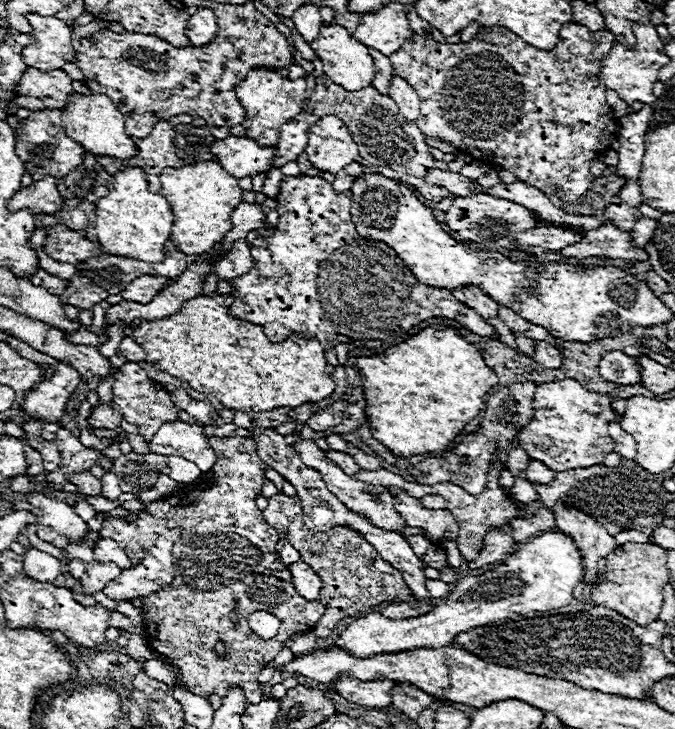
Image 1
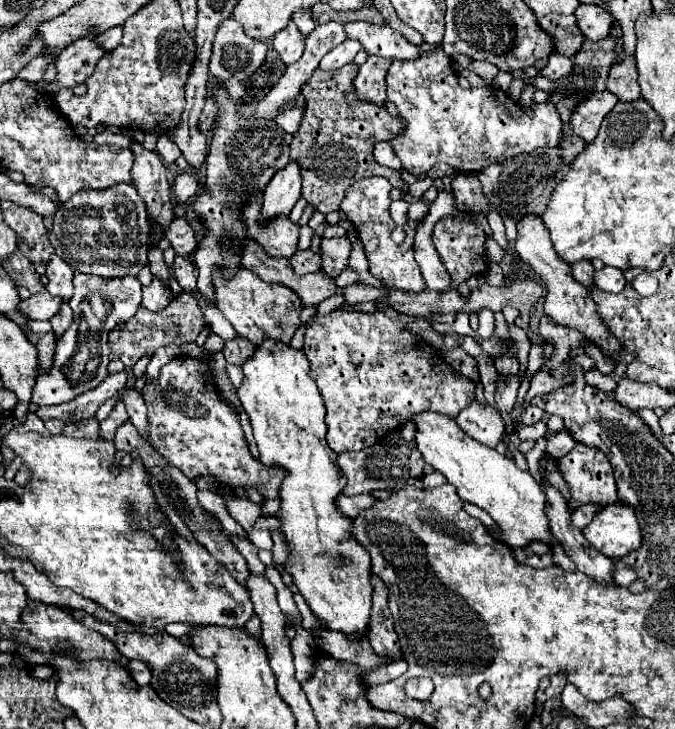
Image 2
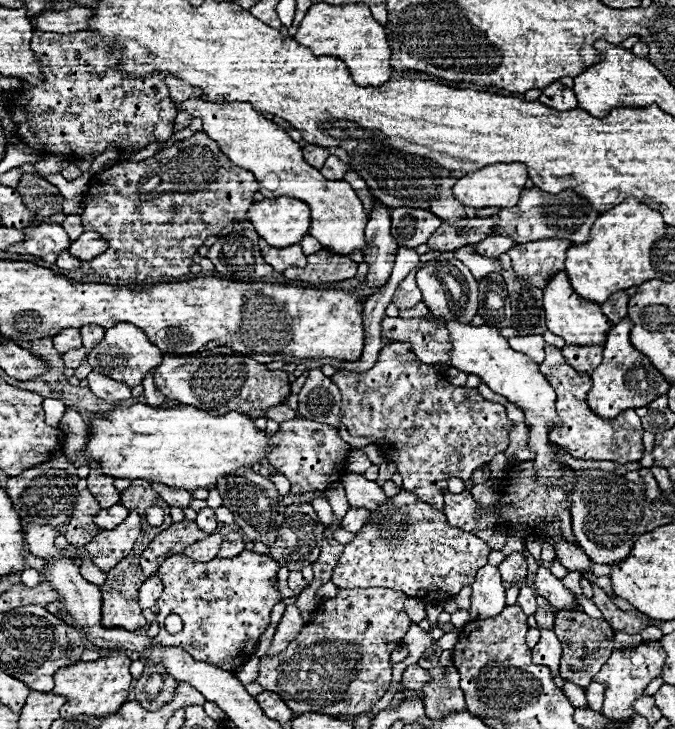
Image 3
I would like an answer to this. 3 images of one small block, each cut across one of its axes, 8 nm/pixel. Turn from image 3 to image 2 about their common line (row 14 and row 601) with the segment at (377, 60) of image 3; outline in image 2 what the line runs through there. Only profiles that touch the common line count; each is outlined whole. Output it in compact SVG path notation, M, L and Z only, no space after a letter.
M264 344L264 348L256 348L256 356L252 356L252 360L248 360L248 364L242 366L244 370L244 382L242 386L238 388L238 398L242 402L242 408L246 410L246 414L250 416L250 422L252 422L252 428L254 428L254 440L256 440L256 446L258 446L258 452L260 452L260 462L268 468L282 468L284 470L284 480L278 488L278 500L280 500L280 508L278 512L274 512L272 516L276 516L280 520L280 534L284 536L286 544L288 544L288 550L290 550L290 558L286 560L286 570L288 574L292 576L292 582L298 586L300 594L304 596L308 608L312 610L312 614L322 622L322 626L326 630L334 630L334 632L342 632L348 636L348 640L358 640L362 636L366 636L368 632L368 624L370 624L370 610L372 610L372 584L370 584L370 554L368 550L354 538L352 534L352 518L342 514L336 506L336 498L342 494L344 486L346 486L346 478L342 476L340 468L338 468L338 454L332 452L324 440L326 436L326 422L324 422L324 416L326 416L326 408L324 408L324 400L316 388L316 382L308 376L308 360L304 360L304 352L302 350L294 350L290 348L288 344Z

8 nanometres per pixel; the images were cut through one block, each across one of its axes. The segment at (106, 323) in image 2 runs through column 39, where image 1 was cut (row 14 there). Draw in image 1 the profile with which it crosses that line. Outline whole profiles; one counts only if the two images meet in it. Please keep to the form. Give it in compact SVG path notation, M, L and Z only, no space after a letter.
M388 6L388 10L382 10L380 14L366 14L352 38L358 38L364 46L376 48L388 56L400 50L412 34L404 6Z

